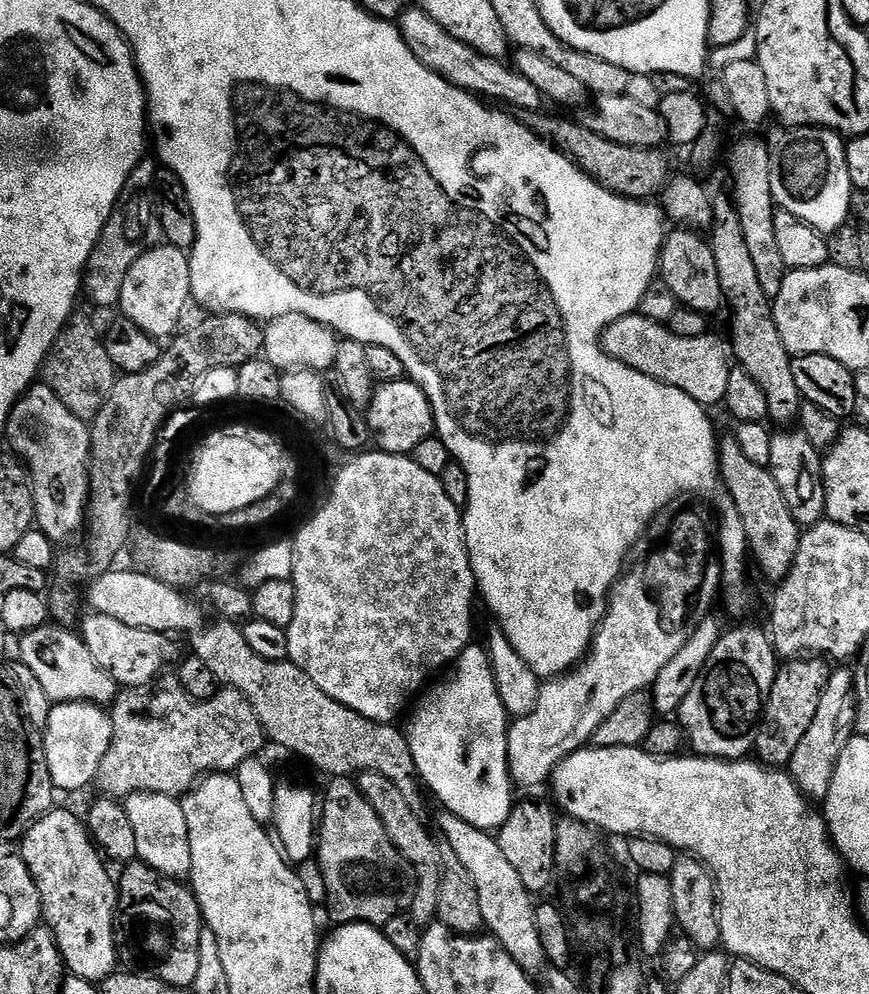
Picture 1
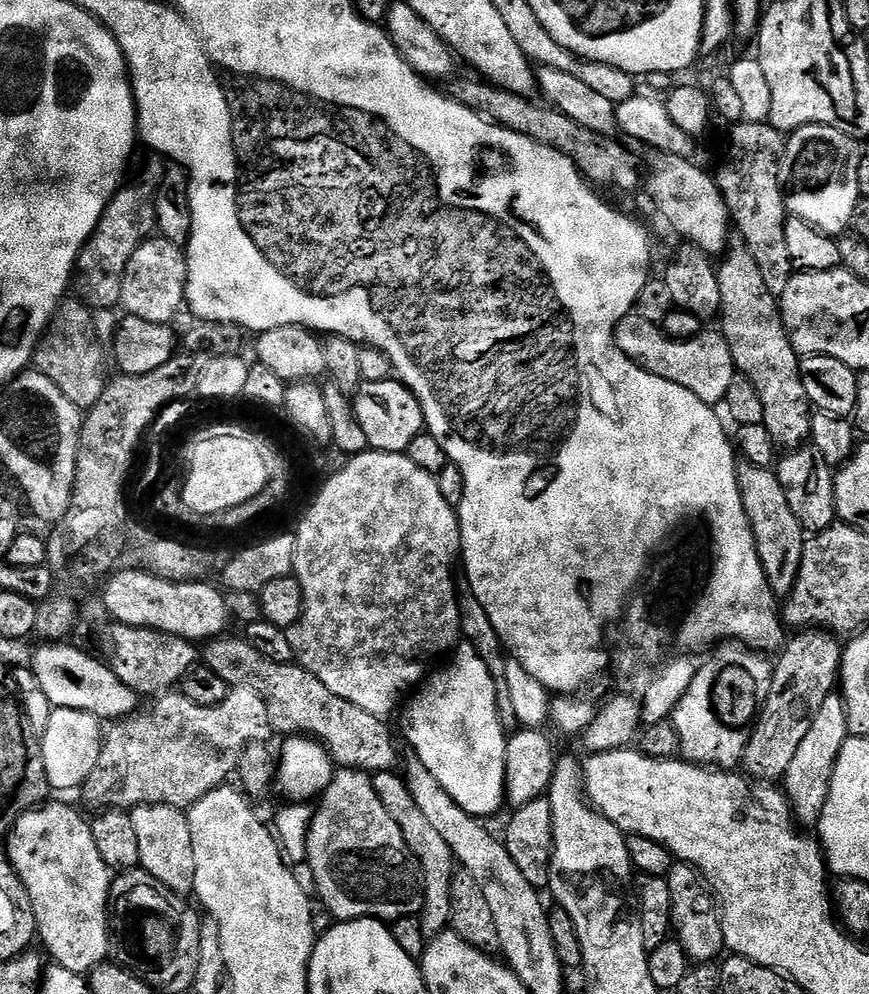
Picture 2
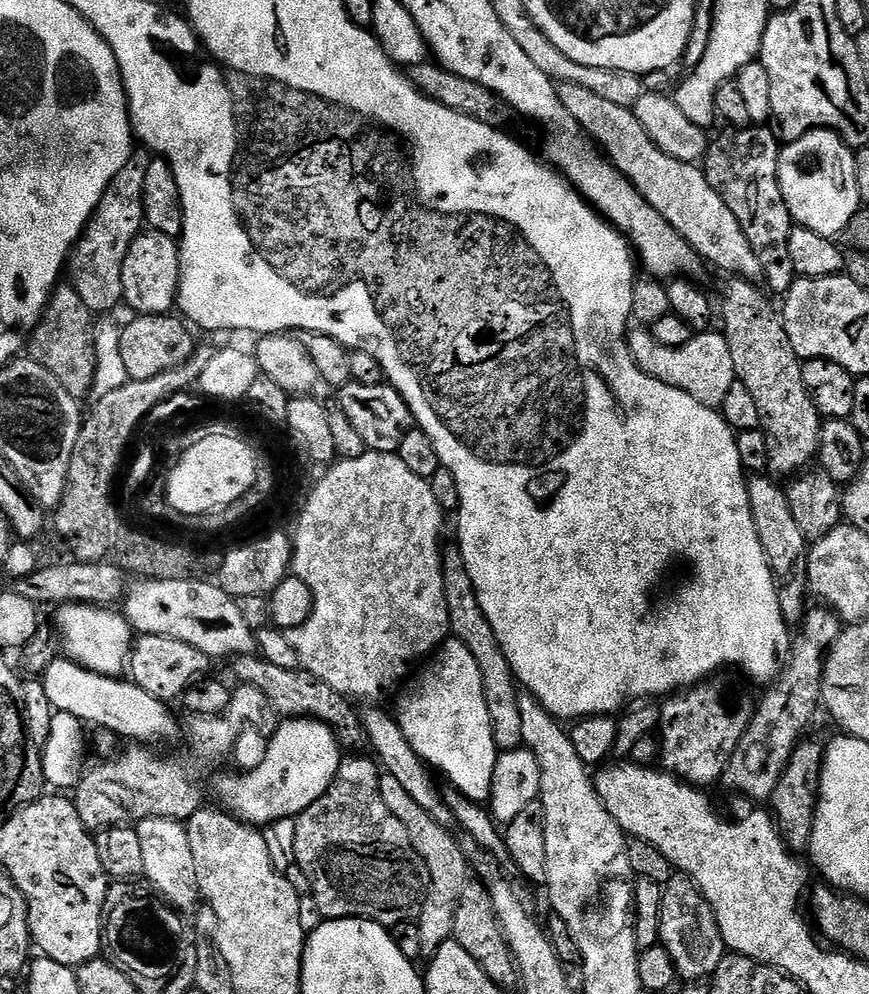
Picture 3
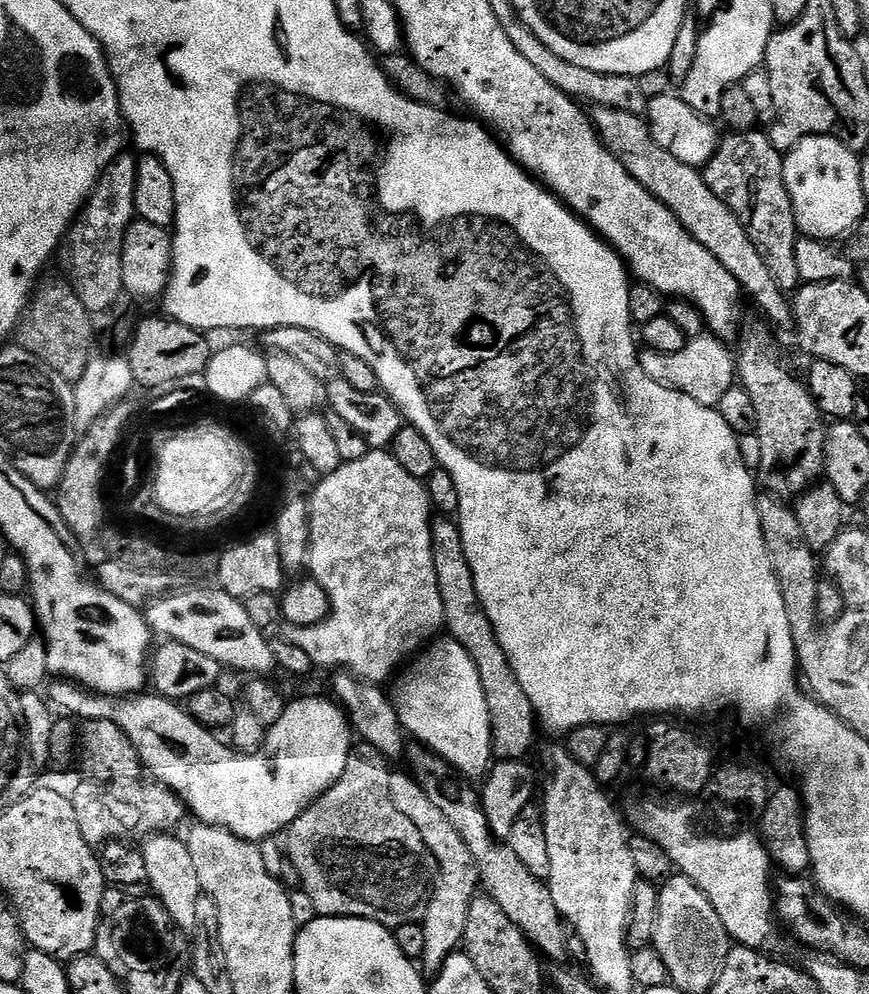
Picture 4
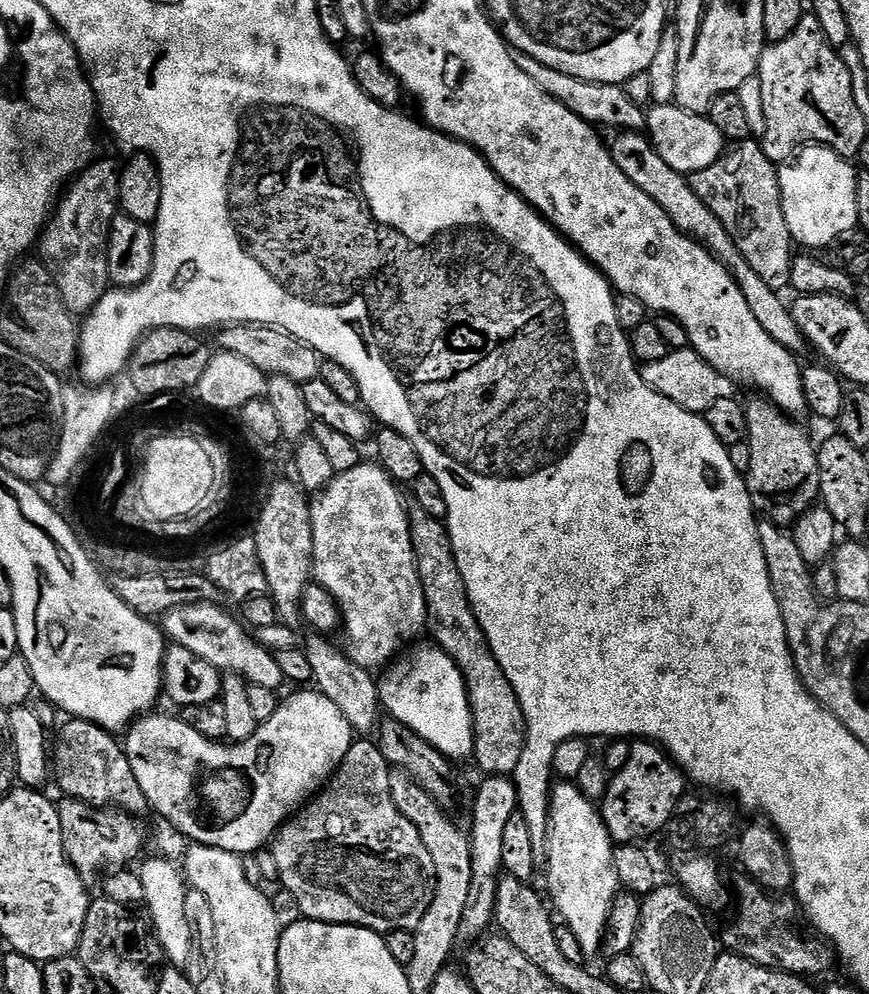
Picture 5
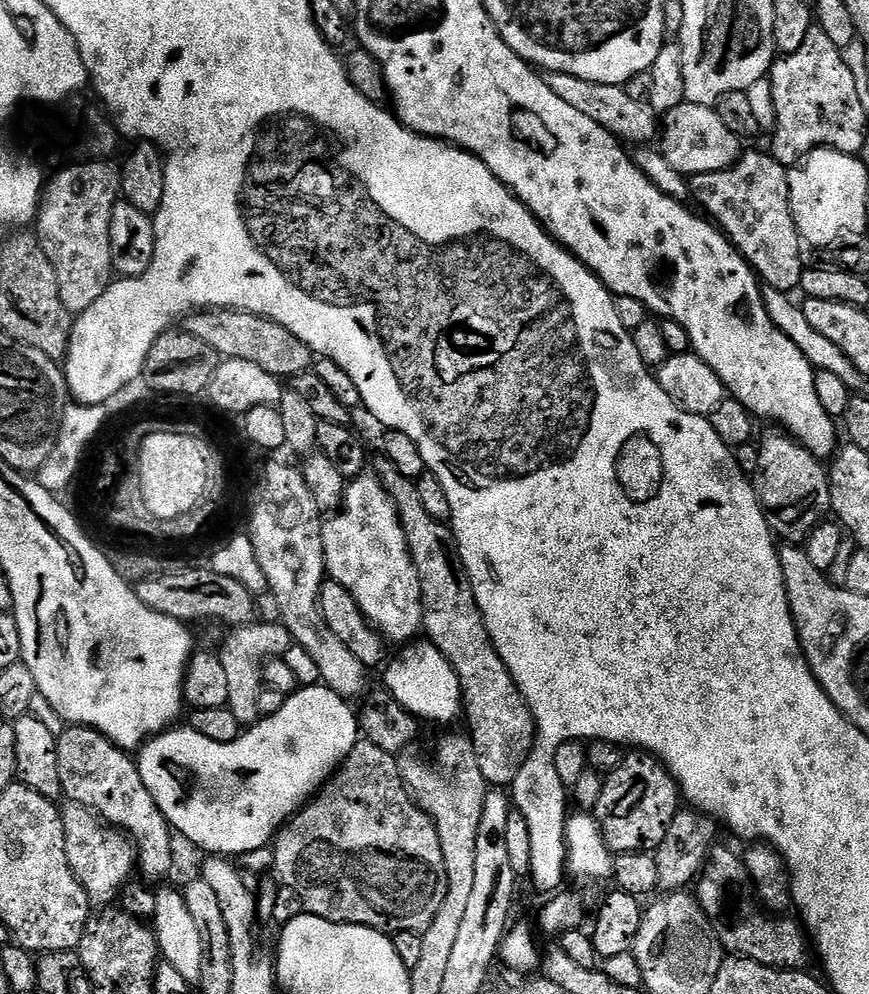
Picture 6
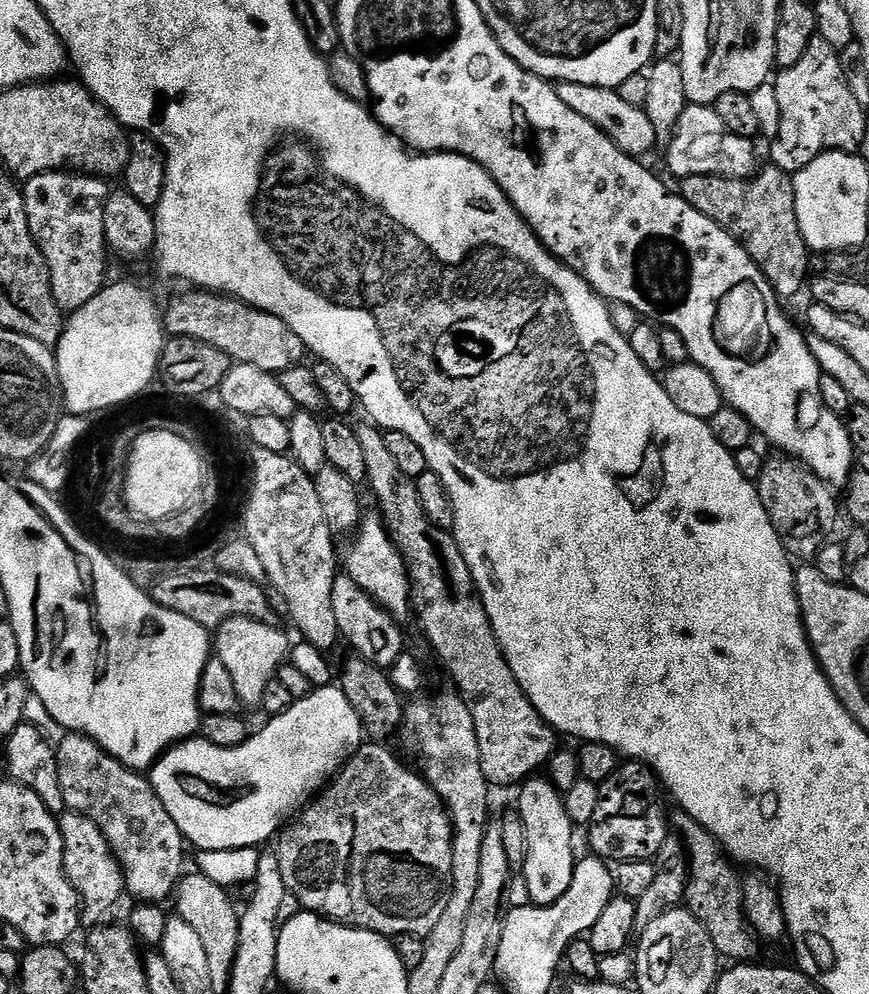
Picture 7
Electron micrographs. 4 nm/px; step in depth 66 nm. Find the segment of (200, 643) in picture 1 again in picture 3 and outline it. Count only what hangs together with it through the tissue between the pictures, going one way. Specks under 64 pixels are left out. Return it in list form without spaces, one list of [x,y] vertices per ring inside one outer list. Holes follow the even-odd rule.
[[[259,655],[242,656],[235,661],[237,681],[240,684],[258,686],[266,698],[276,707],[277,713],[284,718],[309,717],[327,724],[335,733],[341,745],[364,744],[366,737],[364,726],[360,722],[360,712],[354,707],[349,697],[342,695],[338,690],[326,686],[318,678],[300,668],[294,670],[281,670],[271,662],[260,659]]]

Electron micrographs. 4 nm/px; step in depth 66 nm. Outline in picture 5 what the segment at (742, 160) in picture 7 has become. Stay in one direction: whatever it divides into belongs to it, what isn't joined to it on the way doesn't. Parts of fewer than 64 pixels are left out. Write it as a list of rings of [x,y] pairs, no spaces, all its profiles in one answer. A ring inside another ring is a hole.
[[[675,102],[657,103],[647,109],[646,132],[668,165],[685,174],[714,166],[726,151],[724,136],[714,121],[707,120],[700,112],[689,112]]]

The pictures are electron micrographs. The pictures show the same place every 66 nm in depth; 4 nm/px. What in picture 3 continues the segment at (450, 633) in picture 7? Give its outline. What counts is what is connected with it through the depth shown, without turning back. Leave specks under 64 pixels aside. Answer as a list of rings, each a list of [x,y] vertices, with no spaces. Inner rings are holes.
[[[445,547],[442,559],[444,561],[446,606],[450,610],[452,632],[455,639],[461,640],[470,650],[470,654],[474,654],[474,662],[478,662],[478,670],[482,670],[482,682],[486,694],[486,706],[490,710],[494,742],[500,752],[509,752],[524,744],[522,714],[518,710],[516,676],[512,672],[510,662],[506,662],[506,654],[502,654],[502,650],[494,638],[494,630],[490,626],[490,622],[486,622],[486,614],[482,614],[482,606],[478,606],[476,591],[470,582],[470,574],[466,574],[466,562],[462,558],[459,547]]]

